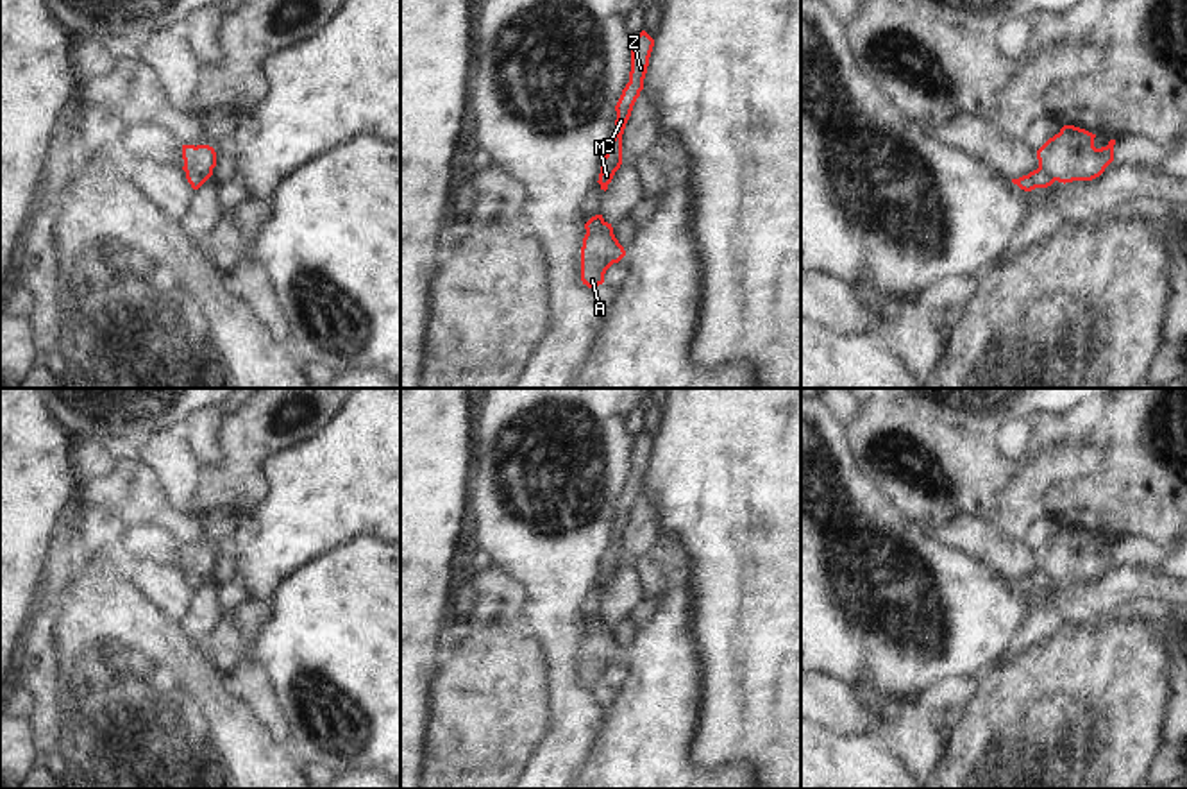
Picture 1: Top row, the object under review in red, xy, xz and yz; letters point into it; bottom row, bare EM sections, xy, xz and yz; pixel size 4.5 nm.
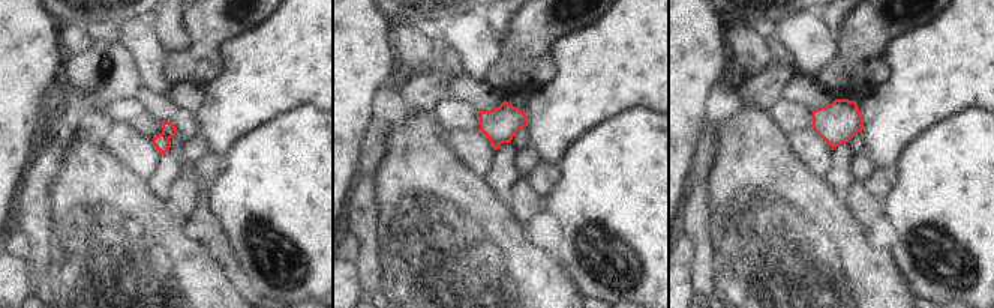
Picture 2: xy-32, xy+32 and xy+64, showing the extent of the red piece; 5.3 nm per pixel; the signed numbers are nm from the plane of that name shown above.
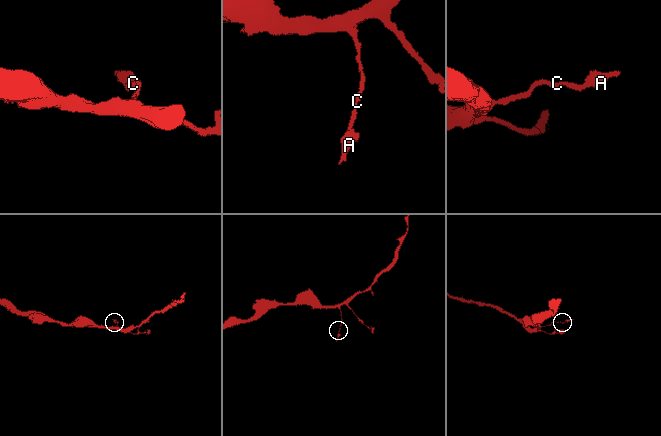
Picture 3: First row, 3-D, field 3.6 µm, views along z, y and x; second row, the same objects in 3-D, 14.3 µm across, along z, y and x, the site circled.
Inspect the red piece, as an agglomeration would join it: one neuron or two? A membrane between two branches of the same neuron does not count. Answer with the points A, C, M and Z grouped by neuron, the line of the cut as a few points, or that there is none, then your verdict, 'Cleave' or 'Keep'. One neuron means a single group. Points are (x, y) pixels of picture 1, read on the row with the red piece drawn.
Groups: A / C M Z. Split along xy (186, 170), (195, 170), (208, 178). Cleave

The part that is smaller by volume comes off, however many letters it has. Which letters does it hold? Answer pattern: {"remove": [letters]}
{"remove": ["A"]}

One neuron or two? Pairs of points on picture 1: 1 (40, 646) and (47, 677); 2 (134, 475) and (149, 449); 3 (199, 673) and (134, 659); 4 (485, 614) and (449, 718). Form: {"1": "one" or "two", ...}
{"1": "one", "2": "two", "3": "one", "4": "two"}

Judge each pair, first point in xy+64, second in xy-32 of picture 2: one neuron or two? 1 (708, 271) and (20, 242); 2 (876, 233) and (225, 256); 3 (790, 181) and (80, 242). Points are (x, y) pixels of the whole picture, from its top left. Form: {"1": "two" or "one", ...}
{"1": "two", "2": "one", "3": "one"}

